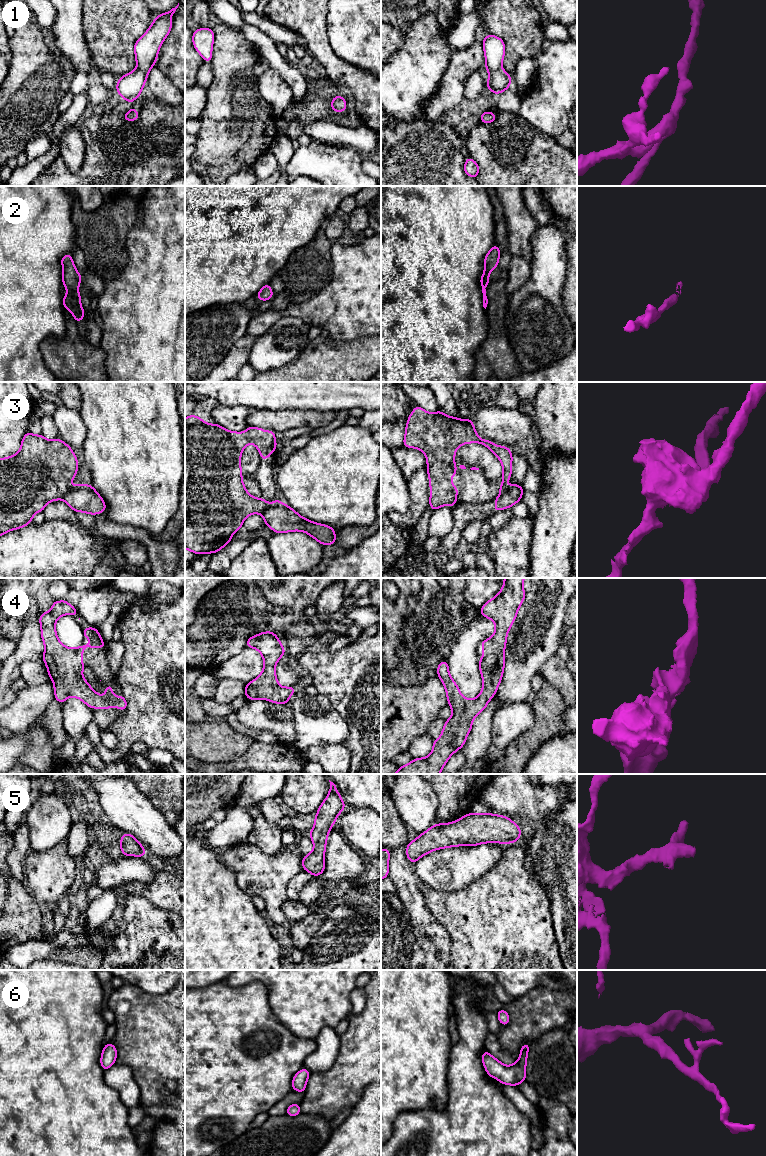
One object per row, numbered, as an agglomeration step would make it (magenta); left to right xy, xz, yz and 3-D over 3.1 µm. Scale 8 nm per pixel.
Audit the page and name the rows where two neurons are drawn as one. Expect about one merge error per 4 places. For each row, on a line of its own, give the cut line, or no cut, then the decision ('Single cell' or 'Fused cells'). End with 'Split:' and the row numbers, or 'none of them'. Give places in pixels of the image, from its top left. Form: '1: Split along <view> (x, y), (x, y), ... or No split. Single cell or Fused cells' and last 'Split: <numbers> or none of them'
1: No split. Single cell
2: No split. Single cell
3: Split along xy (70, 488), (62, 498). Fused cells
4: No split. Single cell
5: No split. Single cell
6: No split. Single cell
Split: 3

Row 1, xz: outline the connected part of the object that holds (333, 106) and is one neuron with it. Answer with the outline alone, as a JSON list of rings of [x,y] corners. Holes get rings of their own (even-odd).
[[[341,95],[335,96],[330,105],[334,112],[344,112],[347,108],[346,100]]]

